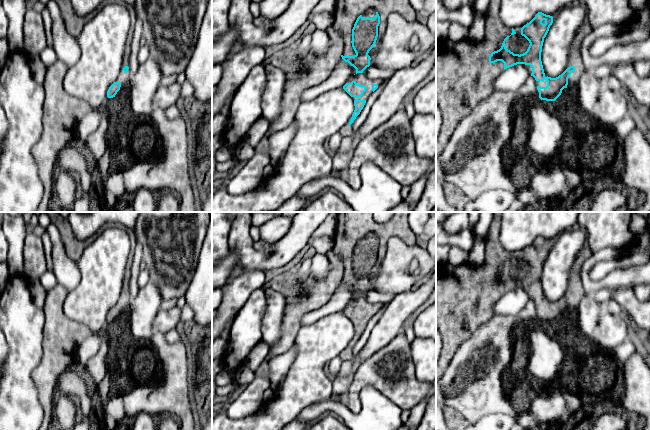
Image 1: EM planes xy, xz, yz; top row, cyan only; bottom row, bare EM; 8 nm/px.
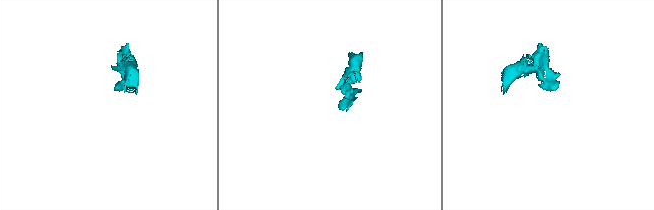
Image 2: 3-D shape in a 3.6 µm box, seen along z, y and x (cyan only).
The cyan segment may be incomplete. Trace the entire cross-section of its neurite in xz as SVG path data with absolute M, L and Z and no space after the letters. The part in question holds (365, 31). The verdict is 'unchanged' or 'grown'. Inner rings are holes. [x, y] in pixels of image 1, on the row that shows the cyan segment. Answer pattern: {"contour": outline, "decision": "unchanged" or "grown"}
{"contour": "M337 0L333 13L333 26L341 34L341 57L356 69L343 89L353 98L355 110L349 121L339 130L342 137L354 136L353 122L363 109L366 100L382 83L382 79L369 78L363 71L373 66L374 55L378 52L387 27L390 14L398 13L408 21L416 20L417 13L409 0Z", "decision": "grown"}

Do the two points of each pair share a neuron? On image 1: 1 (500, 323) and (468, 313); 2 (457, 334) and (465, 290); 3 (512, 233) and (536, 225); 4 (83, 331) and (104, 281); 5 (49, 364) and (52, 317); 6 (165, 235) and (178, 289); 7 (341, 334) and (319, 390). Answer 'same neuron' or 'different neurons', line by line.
1: different neurons
2: same neuron
3: same neuron
4: different neurons
5: same neuron
6: same neuron
7: same neuron

